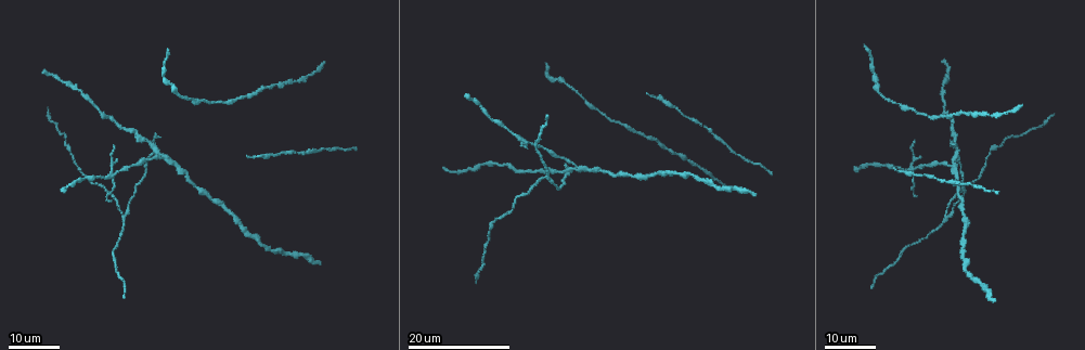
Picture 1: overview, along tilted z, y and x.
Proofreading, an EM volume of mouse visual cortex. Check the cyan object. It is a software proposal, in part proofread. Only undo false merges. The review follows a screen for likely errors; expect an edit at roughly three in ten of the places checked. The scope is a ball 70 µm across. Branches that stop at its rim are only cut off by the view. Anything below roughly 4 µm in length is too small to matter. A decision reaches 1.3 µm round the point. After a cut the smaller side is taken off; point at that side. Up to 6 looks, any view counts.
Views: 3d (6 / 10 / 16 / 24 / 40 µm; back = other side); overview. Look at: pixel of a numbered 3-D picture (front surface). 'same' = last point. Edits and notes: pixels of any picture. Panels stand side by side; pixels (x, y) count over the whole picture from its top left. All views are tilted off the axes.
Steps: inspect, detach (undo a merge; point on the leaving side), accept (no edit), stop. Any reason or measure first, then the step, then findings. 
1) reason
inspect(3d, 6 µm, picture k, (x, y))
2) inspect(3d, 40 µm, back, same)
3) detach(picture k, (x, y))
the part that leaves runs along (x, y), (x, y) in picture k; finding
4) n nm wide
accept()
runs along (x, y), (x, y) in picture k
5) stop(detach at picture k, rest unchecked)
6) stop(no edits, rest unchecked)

four arms meet
inspect(3d, 24 µm, picture 1, (109, 174))

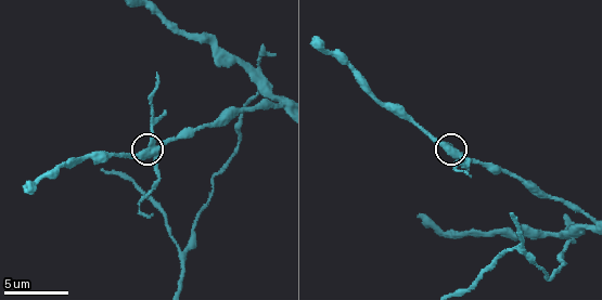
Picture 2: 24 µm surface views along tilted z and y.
inspect(3d, 10 µm, picture 2, (150, 146))

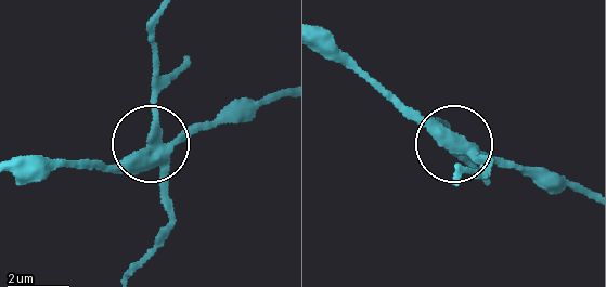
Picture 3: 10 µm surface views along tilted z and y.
side arm 6 µm
detach(picture 3, (152, 92))
the part that leaves runs along (152, 137), (151, 38), (159, 16) in picture 3; a second neuron is stuck on

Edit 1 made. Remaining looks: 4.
side arm on a straight run
inspect(3d, 10 µm, picture 2, (251, 69))

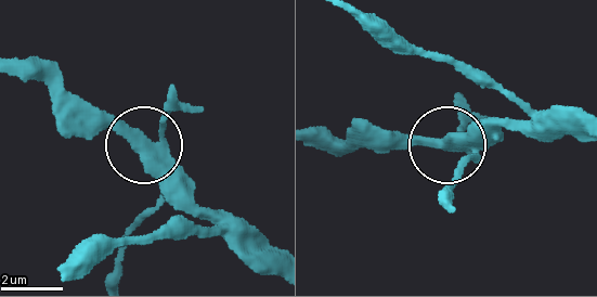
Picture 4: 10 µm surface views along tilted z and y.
inspect(3d, 10 µm, back, picture 4, (147, 144))

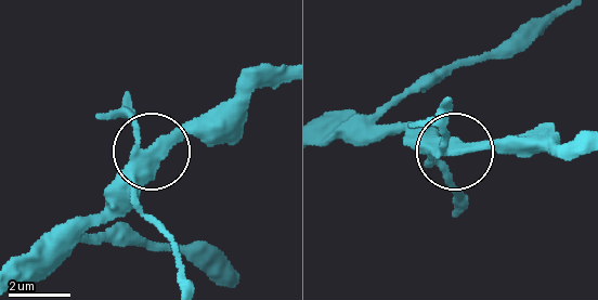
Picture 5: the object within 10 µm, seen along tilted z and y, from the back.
side arm 29 µm; 3 arms
detach(picture 5, (424, 166))
two neurons meet here

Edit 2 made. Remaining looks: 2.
stop(detach at picture 3, detach at picture 5, rest unchecked)

